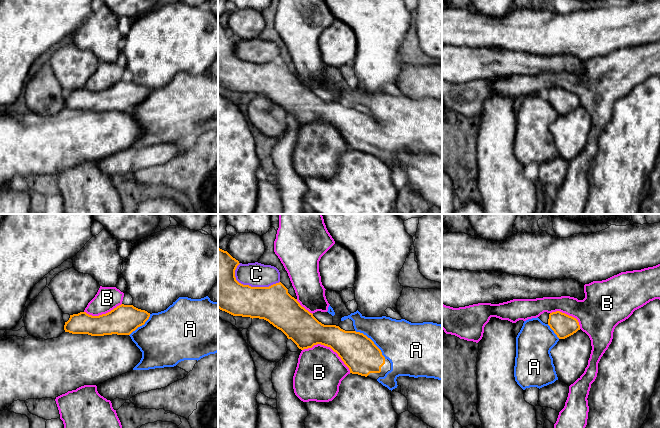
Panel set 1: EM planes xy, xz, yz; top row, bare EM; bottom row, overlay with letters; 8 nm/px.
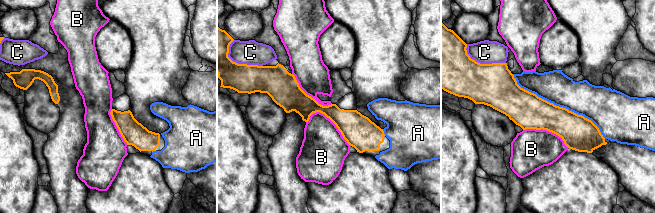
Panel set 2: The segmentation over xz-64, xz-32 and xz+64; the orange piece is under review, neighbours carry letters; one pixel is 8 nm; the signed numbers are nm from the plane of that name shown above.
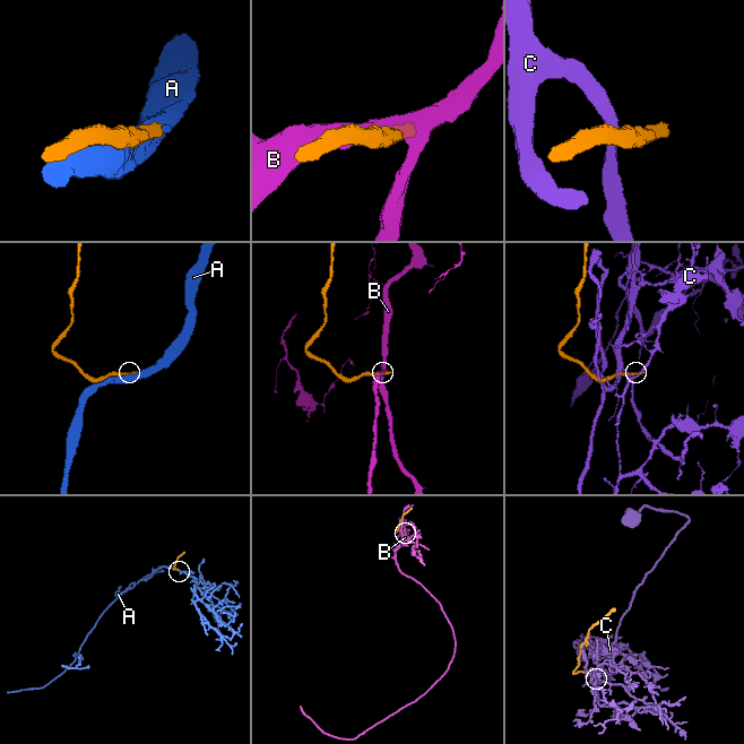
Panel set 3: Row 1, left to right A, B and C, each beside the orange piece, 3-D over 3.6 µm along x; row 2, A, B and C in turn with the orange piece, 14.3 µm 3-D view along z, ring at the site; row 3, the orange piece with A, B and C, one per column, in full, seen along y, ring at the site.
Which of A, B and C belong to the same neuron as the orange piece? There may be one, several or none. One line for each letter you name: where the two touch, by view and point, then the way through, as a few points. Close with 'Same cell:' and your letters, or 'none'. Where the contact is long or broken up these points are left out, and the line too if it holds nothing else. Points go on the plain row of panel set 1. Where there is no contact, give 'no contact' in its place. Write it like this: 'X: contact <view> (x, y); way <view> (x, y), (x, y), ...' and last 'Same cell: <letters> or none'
A: contact xz (372, 117)
Same cell: A

